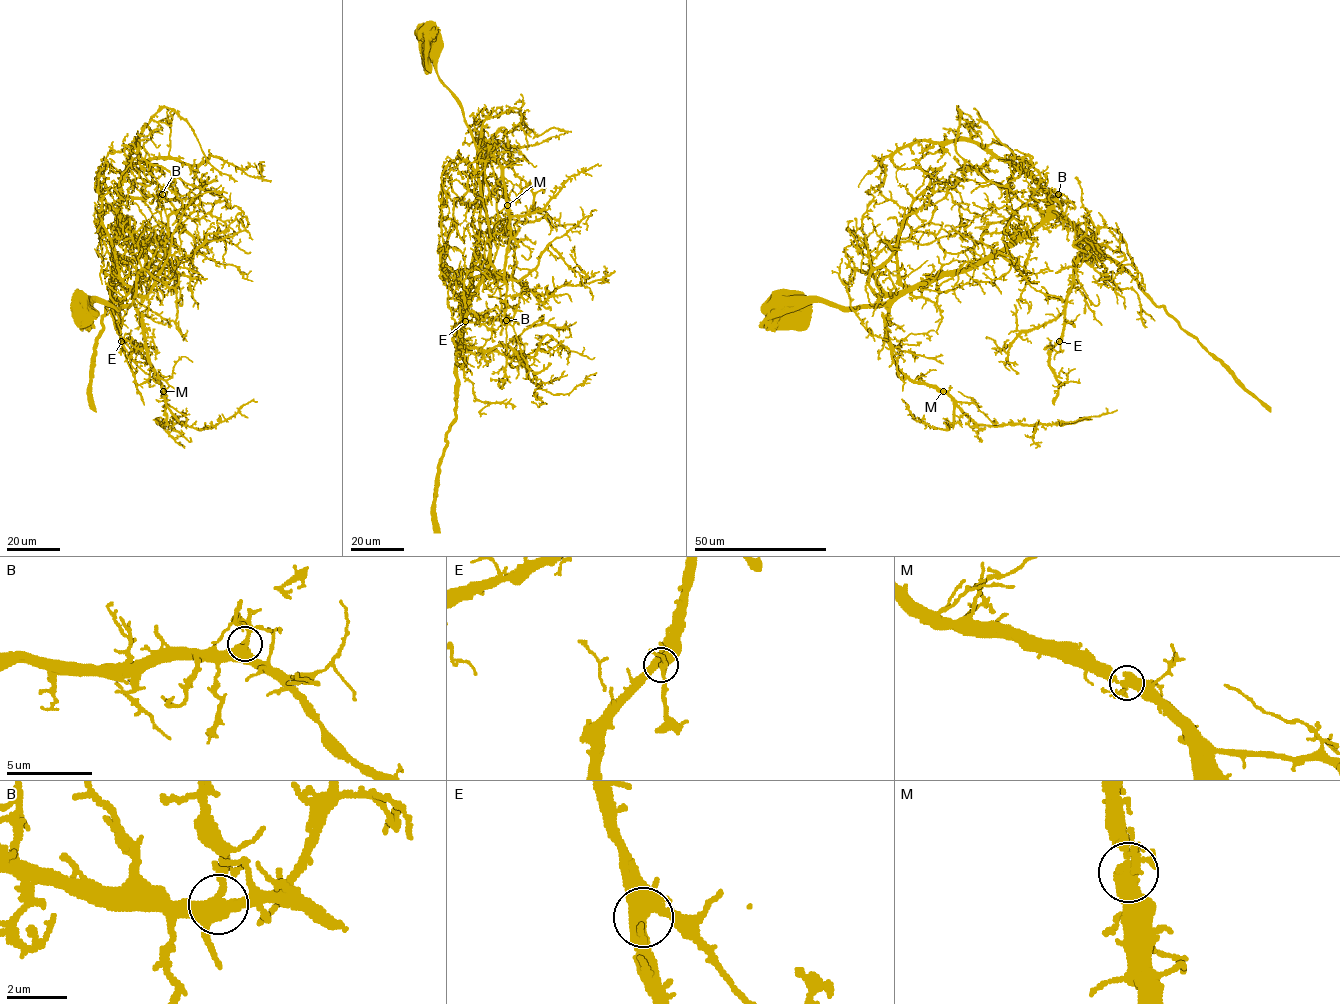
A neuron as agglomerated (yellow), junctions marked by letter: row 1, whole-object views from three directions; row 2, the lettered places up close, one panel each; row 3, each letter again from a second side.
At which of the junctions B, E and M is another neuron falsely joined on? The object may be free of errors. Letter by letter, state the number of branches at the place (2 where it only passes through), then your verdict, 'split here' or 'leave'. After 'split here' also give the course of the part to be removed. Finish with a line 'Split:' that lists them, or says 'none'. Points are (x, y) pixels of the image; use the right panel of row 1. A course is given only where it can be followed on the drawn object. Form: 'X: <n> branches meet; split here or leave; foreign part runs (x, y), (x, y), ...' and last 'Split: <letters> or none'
B: 4 branches meet; leave
E: 4 branches meet; leave
M: 4 branches meet; leave
Split: none

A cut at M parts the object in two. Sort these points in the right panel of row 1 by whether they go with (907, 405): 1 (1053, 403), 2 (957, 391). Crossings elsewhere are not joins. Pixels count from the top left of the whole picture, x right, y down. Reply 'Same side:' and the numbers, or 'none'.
Same side: 2

